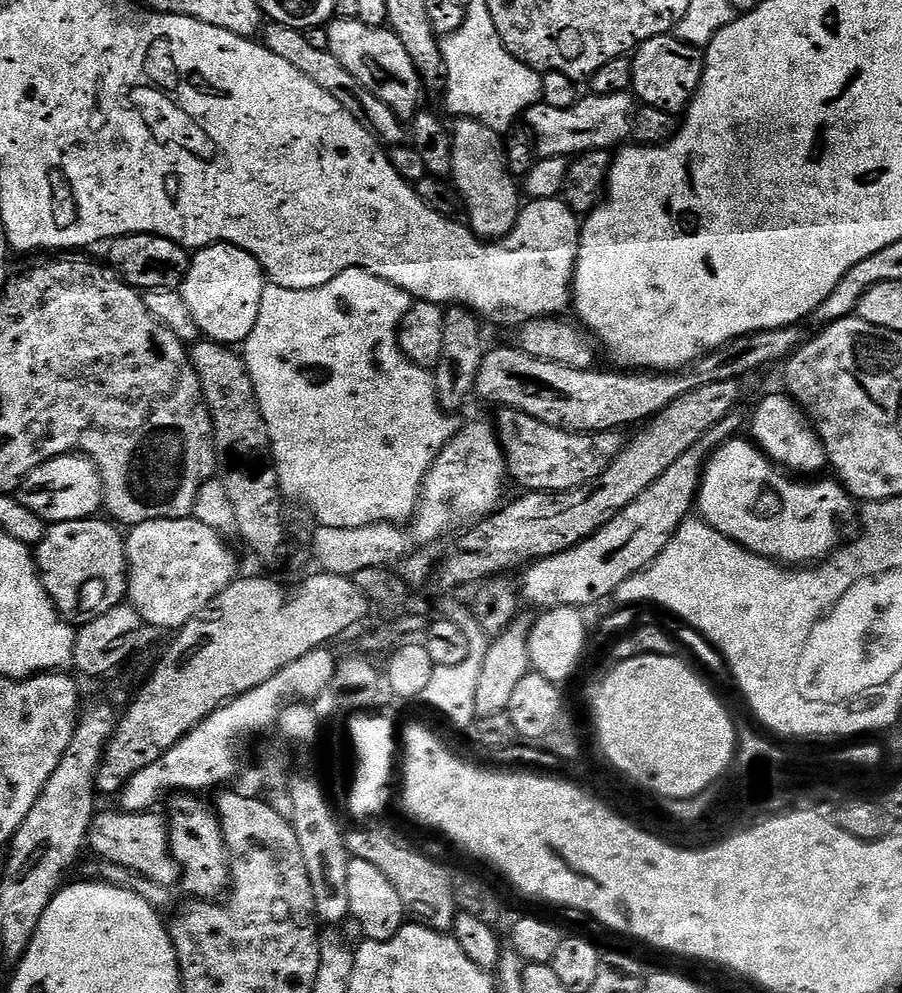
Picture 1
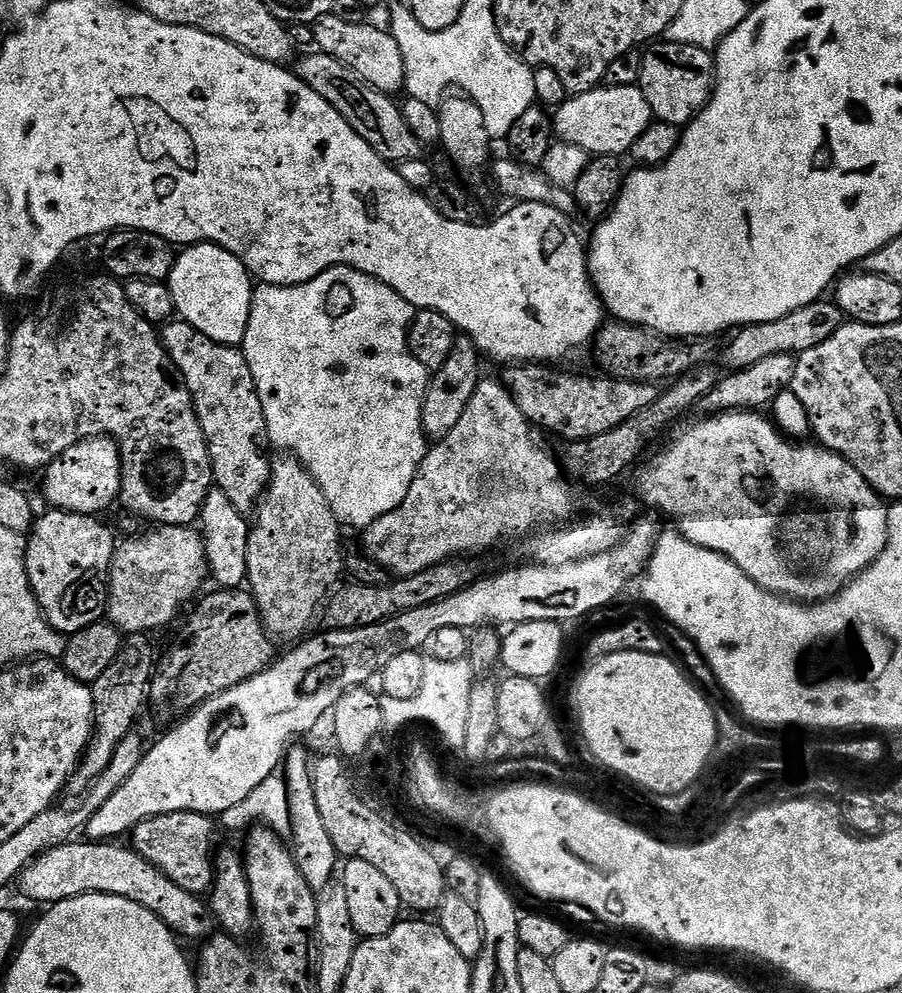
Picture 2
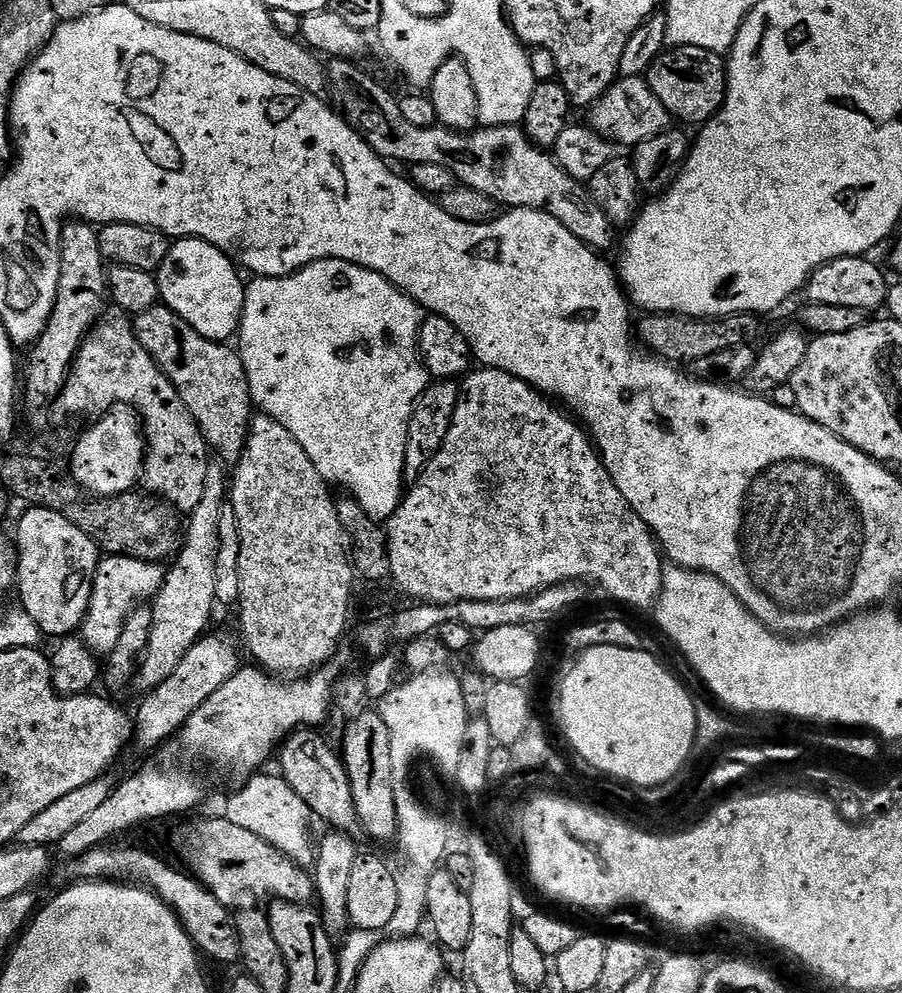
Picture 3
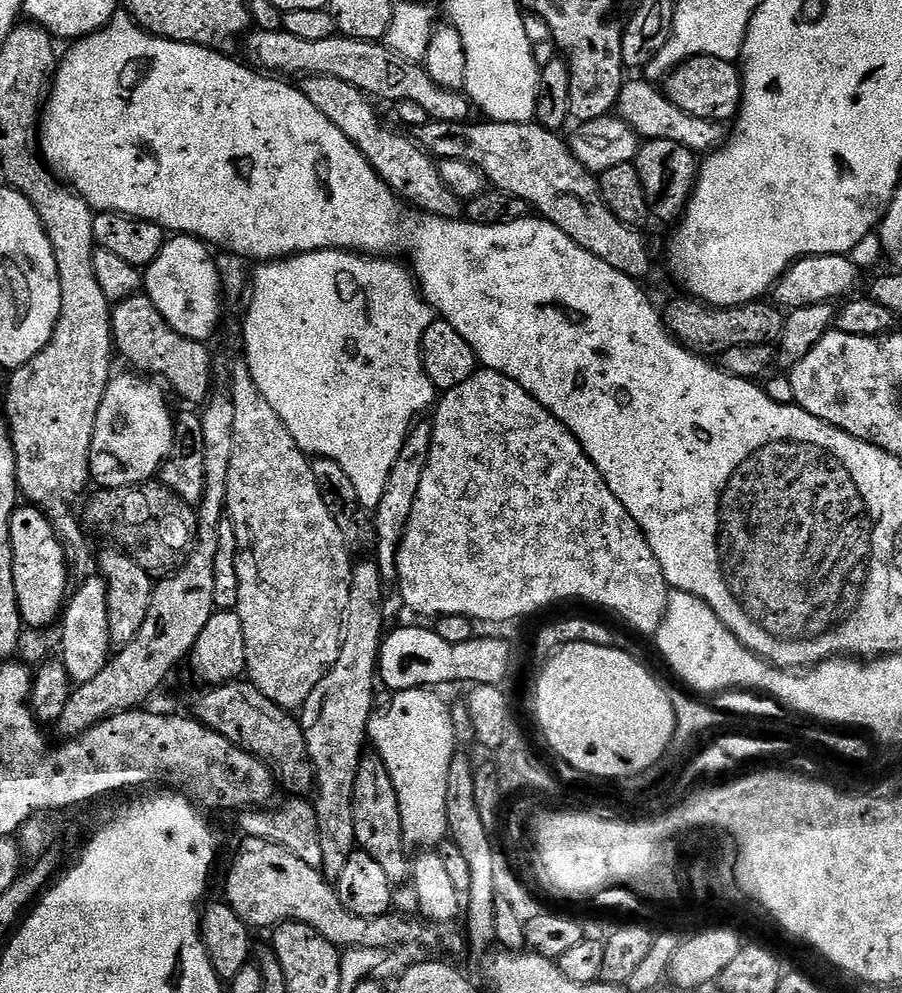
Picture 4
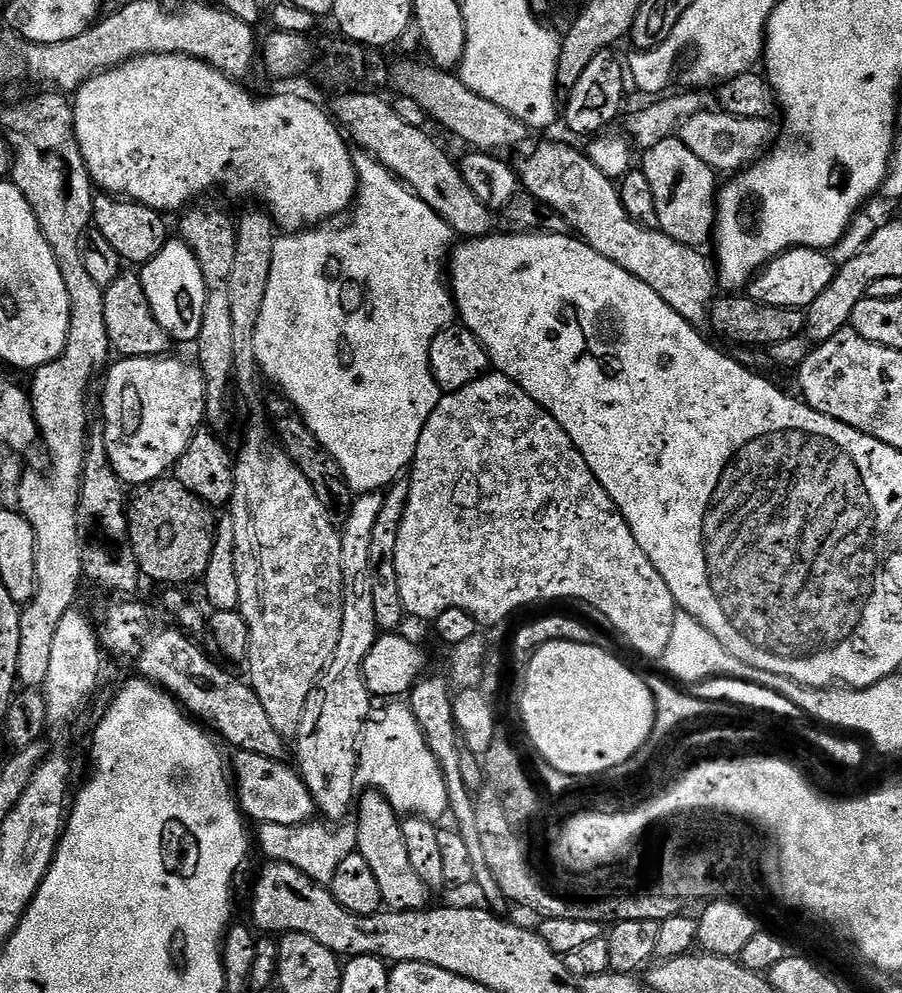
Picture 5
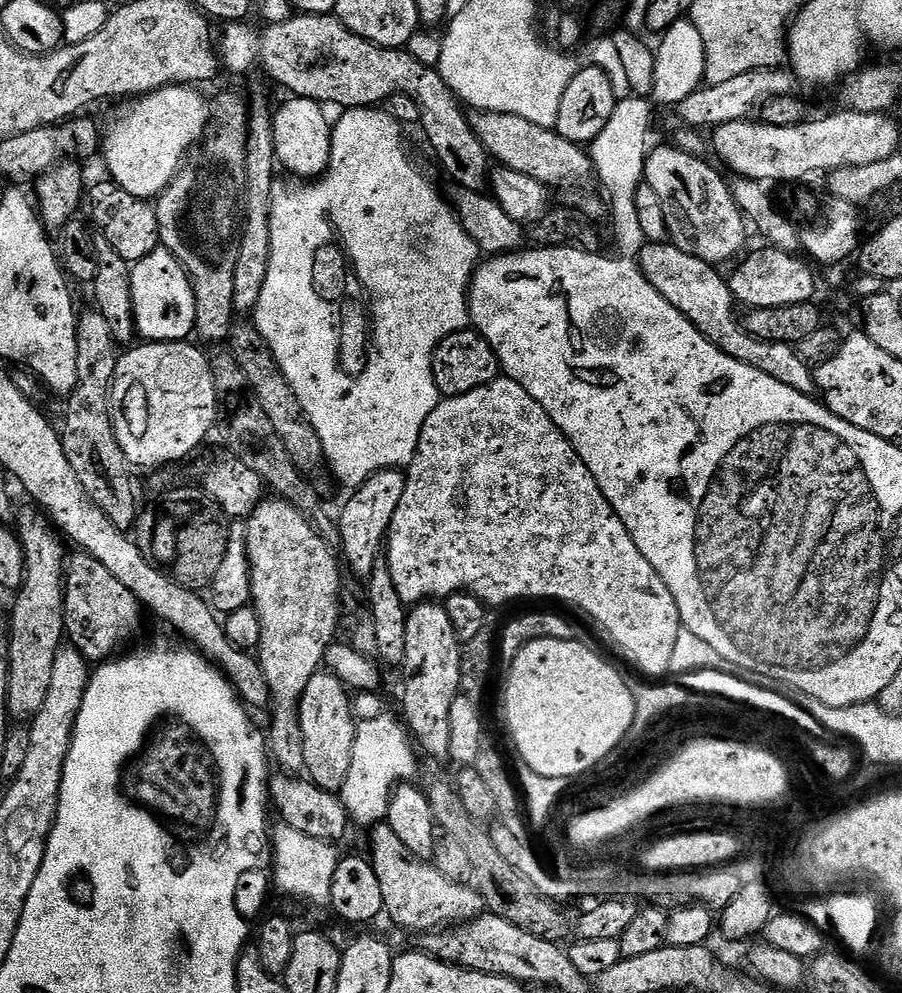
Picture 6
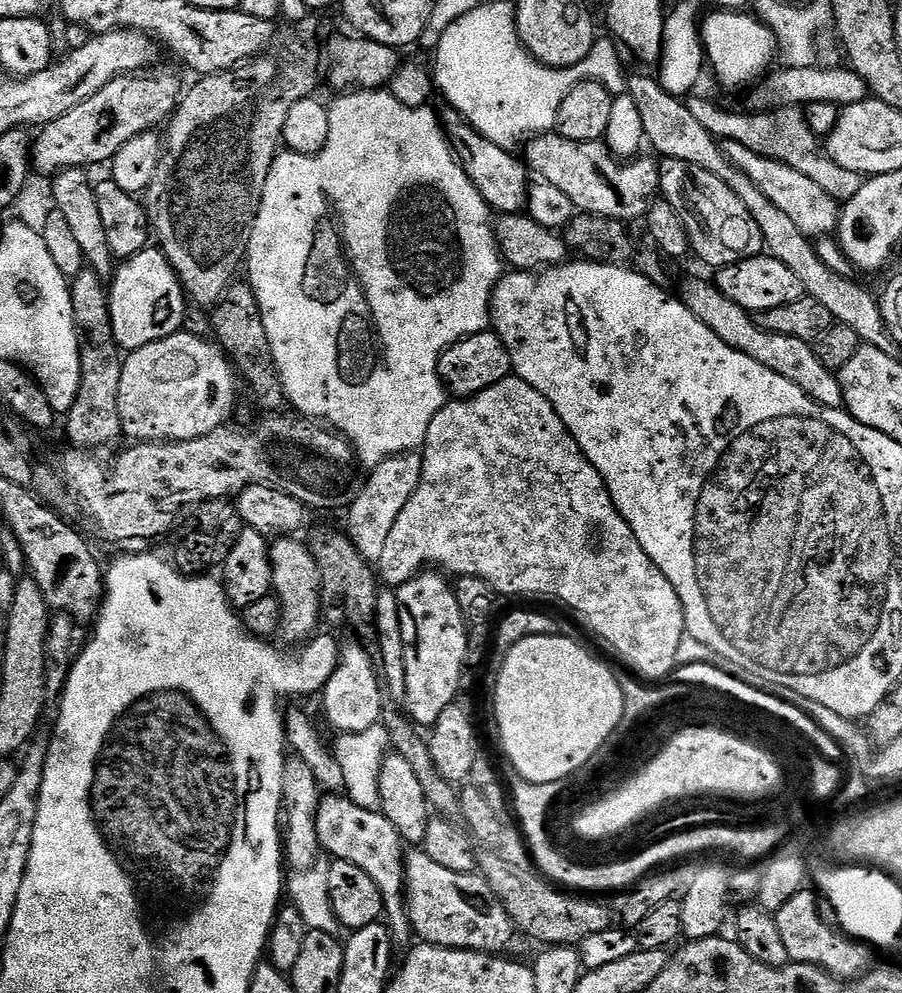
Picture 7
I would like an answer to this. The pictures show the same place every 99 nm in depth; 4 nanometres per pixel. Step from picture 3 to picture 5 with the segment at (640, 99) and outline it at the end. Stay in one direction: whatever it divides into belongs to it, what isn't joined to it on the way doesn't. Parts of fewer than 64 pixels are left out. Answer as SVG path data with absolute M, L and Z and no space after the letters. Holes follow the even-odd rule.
M701 110L698 114L686 118L686 122L680 127L678 139L717 174L735 174L755 164L773 143L773 125L767 120L738 118L719 110L708 111Z

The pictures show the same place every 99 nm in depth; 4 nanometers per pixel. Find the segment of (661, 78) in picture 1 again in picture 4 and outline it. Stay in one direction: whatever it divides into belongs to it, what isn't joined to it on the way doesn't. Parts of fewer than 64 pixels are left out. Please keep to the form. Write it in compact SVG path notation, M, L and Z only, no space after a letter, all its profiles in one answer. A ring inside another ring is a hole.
M695 56L685 64L680 64L670 73L667 80L663 81L663 91L686 114L694 114L694 118L706 118L717 122L732 122L740 114L740 103L744 97L744 77L741 69L731 60L719 60L713 56Z

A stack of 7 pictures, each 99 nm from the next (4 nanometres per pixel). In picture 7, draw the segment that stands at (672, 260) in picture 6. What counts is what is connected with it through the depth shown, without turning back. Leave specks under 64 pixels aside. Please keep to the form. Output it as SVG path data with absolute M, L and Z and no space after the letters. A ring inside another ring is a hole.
M711 279L688 280L678 289L678 295L694 318L710 326L710 330L714 330L714 334L718 334L726 346L754 358L754 362L762 362L766 370L782 374L786 382L794 382L794 386L798 386L798 390L802 390L814 402L827 408L844 408L839 375L822 366L822 358L818 358L815 347L809 341L786 338L786 334L770 334L762 330L757 326L753 313L738 306L738 302L730 302L730 298L726 298L726 294L722 294L722 290L718 290Z

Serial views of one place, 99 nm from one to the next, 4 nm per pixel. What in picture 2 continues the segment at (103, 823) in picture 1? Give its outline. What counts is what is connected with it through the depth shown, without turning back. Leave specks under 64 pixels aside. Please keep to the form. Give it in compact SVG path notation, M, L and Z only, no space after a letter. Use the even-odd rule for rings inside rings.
M175 812L174 814L158 814L154 818L146 818L138 822L130 833L130 847L150 866L158 866L174 886L182 886L190 894L203 897L212 891L214 875L214 847L218 824L213 817L203 816L197 812Z

